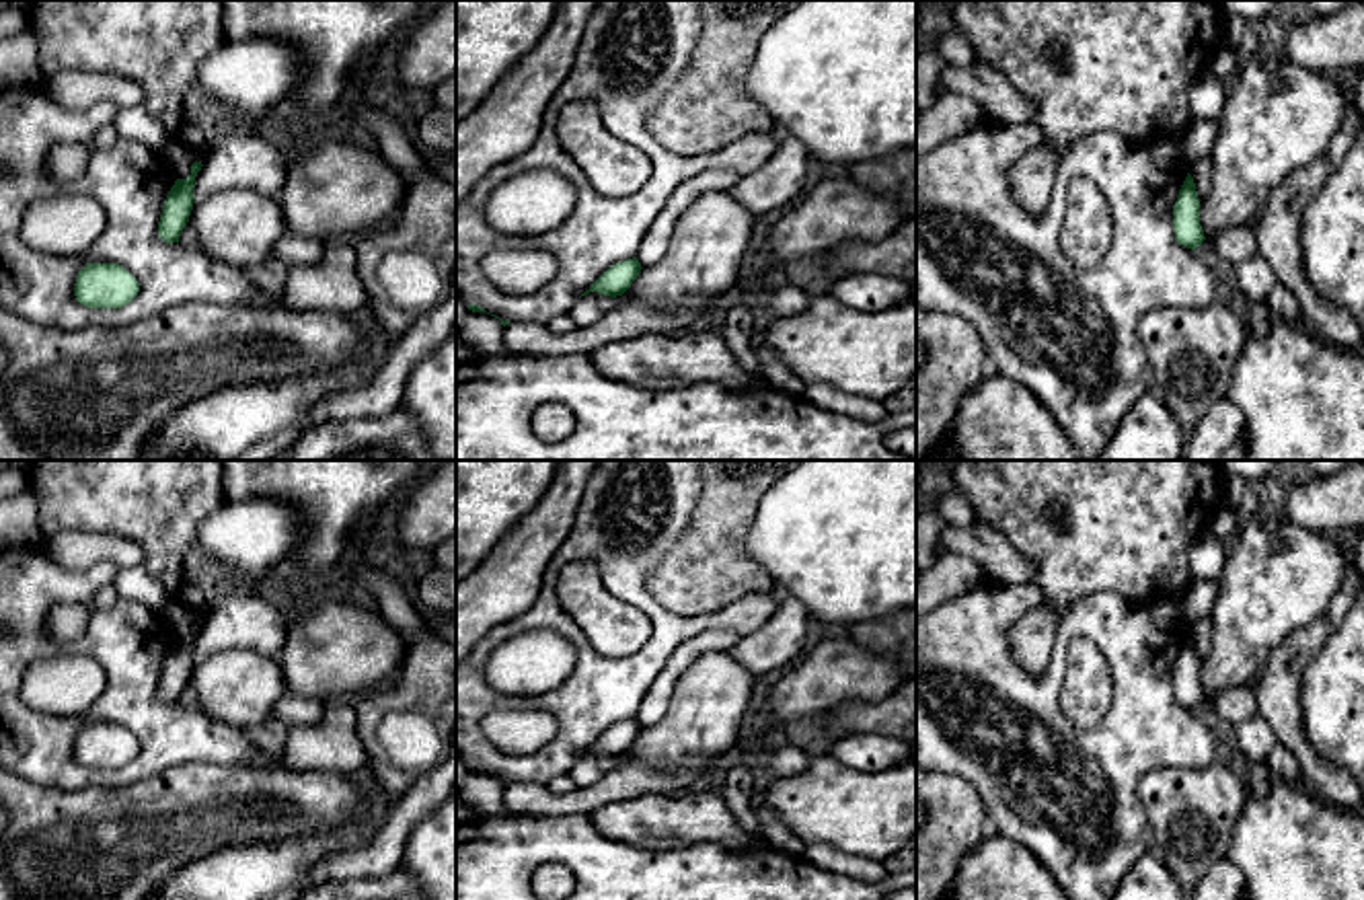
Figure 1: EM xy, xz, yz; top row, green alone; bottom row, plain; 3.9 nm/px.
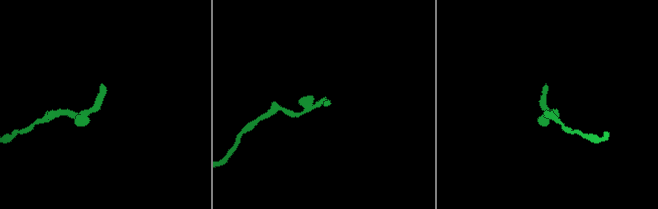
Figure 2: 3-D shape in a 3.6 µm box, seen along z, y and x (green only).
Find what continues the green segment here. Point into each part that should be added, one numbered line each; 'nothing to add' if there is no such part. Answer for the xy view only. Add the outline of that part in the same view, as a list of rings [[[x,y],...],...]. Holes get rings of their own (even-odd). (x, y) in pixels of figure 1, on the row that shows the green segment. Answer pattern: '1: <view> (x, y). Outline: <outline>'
nothing to add

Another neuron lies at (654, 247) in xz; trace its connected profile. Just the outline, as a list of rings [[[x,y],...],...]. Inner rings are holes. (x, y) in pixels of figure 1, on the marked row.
[[[713,168],[698,177],[684,181],[668,199],[664,210],[653,220],[651,228],[647,230],[637,259],[641,267],[655,265],[670,247],[674,224],[680,214],[700,195],[707,191],[729,191],[740,181],[740,175],[729,168]]]

